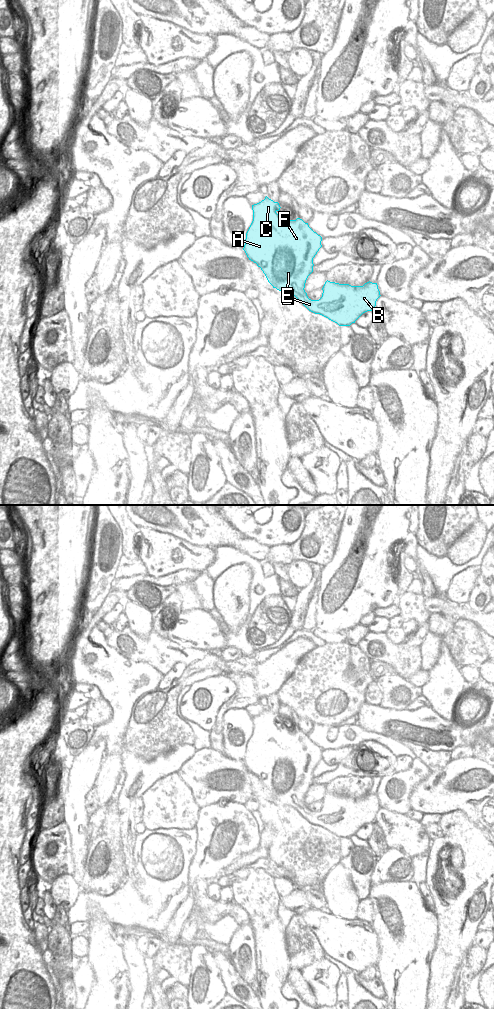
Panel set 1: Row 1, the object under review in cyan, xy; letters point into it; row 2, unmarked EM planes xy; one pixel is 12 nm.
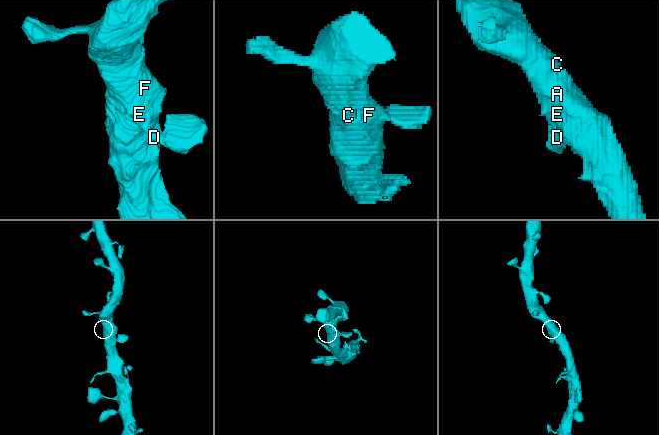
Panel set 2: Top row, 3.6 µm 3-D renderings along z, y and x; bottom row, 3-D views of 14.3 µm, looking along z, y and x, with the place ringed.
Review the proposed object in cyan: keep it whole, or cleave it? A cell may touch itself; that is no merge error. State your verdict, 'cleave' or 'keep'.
keep

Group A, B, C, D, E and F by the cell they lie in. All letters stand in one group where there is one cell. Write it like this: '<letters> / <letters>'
A B C D E F

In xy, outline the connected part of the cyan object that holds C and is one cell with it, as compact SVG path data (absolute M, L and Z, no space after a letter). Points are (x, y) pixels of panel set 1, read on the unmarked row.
M267 708L261 714L252 717L253 733L246 745L243 760L249 772L261 780L273 800L295 808L309 823L320 826L339 838L350 838L363 825L373 823L381 807L377 795L370 793L363 798L351 798L327 792L319 812L308 810L304 802L305 795L313 784L313 770L322 759L322 749L302 731L290 732L285 725L277 726L280 720L278 714Z

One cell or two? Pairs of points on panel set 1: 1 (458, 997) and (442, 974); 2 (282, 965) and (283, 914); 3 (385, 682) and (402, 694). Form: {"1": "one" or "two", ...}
{"1": "two", "2": "two", "3": "one"}

